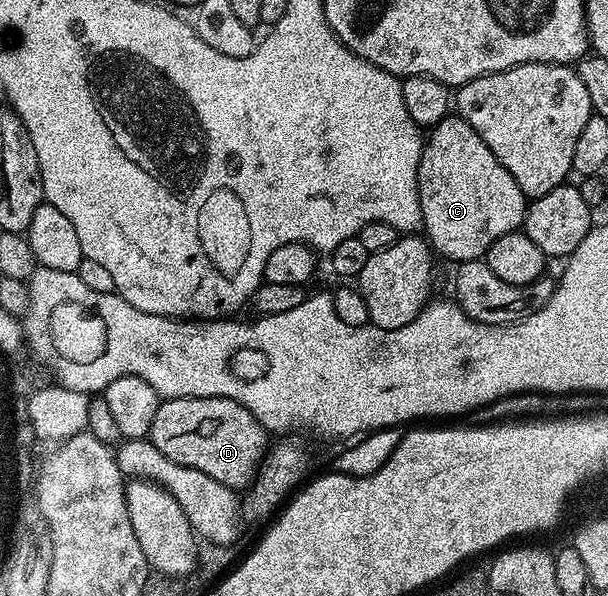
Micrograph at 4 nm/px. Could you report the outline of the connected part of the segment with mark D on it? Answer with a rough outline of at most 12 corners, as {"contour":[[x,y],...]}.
{"contour":[[231,398],[162,399],[147,438],[234,490],[267,453]]}

